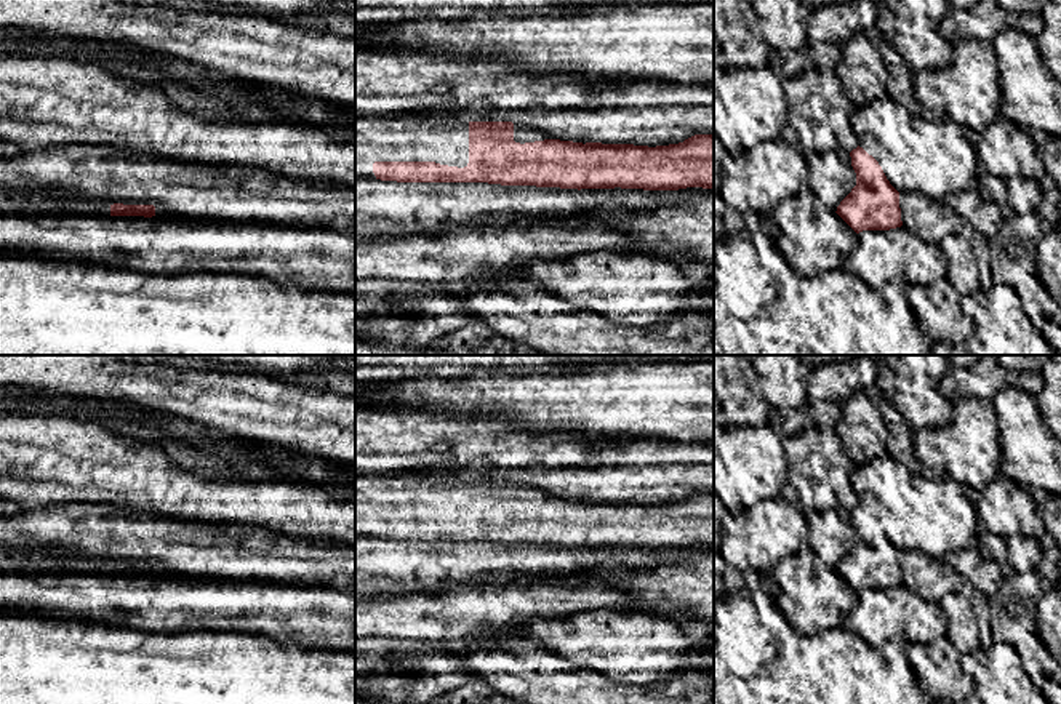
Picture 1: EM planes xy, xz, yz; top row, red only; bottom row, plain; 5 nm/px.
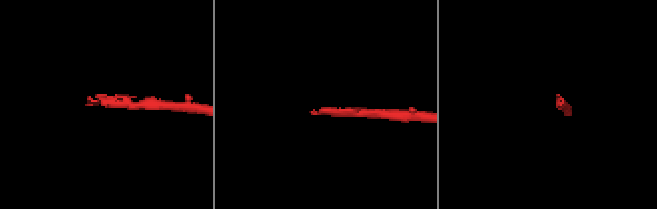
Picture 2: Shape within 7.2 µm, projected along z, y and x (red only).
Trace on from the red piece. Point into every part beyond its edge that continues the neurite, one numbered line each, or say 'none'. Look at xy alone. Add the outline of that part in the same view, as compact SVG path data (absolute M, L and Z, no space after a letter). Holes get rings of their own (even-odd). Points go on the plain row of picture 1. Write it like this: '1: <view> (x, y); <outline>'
1: xy (10, 562); M0 550L0 573L75 573L110 574L110 562L104 558L72 558L53 552L5 552Z

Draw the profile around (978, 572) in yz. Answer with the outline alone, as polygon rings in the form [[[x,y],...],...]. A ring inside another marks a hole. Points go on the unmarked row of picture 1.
[[[979,547],[954,550],[944,562],[963,578],[967,589],[981,590],[987,598],[1002,594],[1005,568],[984,557]]]

